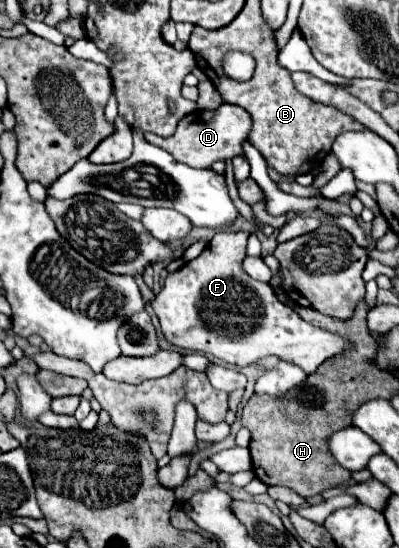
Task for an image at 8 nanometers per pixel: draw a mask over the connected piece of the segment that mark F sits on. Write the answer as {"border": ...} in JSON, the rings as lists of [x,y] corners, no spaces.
{"border":[[[220,231],[196,259],[168,273],[164,287],[152,301],[160,327],[176,347],[214,355],[230,365],[246,367],[268,355],[276,355],[310,375],[324,359],[342,353],[346,343],[342,337],[306,323],[274,295],[268,283],[254,281],[242,269],[248,235]]]}

